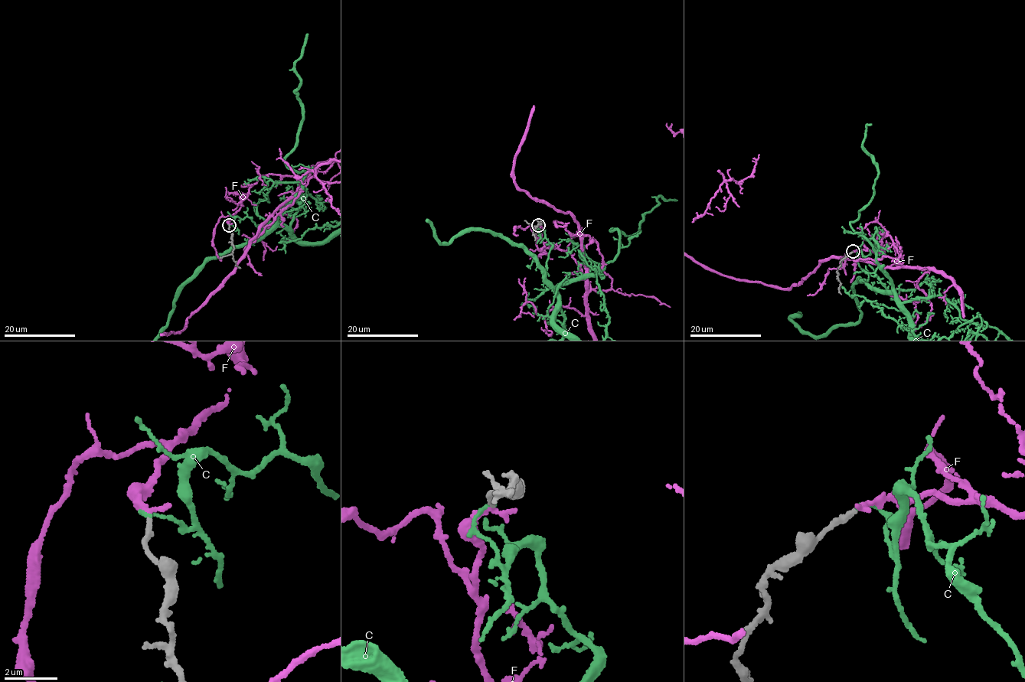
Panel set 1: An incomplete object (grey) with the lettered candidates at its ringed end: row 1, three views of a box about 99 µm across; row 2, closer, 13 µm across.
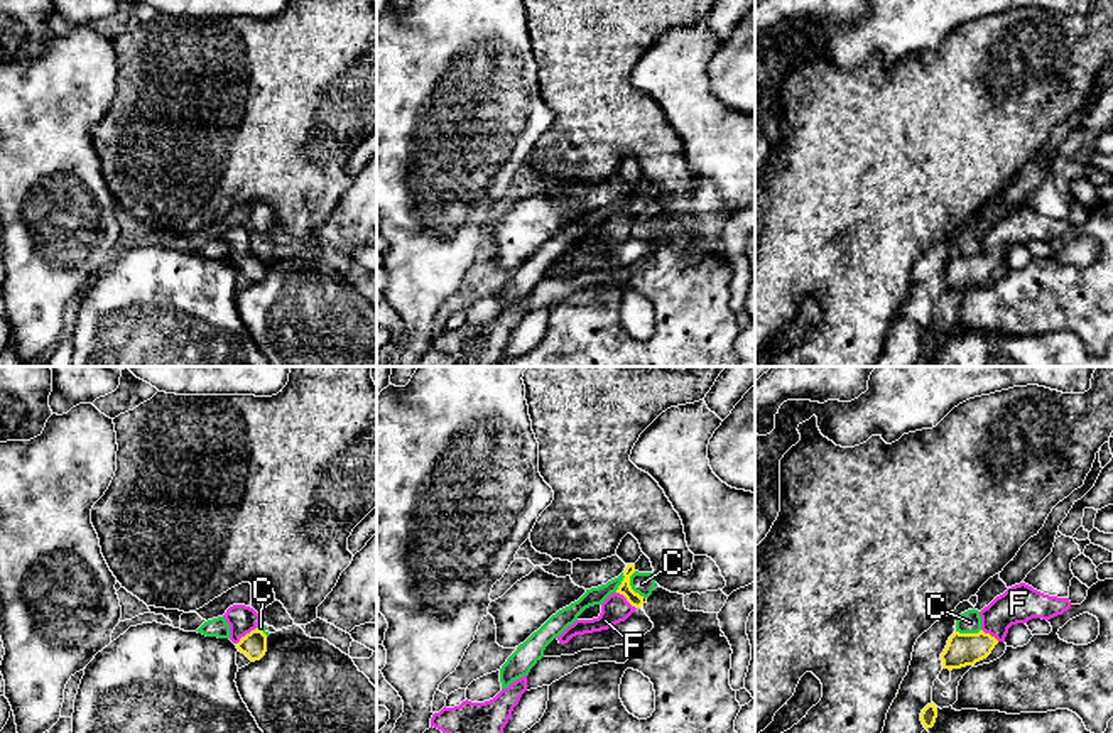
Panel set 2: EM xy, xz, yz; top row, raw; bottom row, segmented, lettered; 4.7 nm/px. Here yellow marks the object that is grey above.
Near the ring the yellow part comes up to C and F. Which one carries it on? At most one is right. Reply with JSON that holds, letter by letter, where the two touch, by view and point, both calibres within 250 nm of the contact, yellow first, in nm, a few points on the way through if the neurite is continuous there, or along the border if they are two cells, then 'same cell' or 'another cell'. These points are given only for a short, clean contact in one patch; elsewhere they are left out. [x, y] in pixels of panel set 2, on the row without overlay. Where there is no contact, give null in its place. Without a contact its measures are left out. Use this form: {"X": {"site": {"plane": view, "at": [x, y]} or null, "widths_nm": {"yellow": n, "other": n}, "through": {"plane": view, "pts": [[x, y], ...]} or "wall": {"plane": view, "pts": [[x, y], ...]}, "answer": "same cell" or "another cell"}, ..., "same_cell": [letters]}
{"C": {"site": {"plane": "xz", "at": [630, 208]}, "widths_nm": {"yellow": 70, "other": 110}, "wall": {"plane": "xz", "pts": [[634, 193], [630, 208], [644, 218]]}, "answer": "another cell"}, "F": {"site": {"plane": "xy", "at": [247, 255]}, "widths_nm": {"yellow": 120, "other": 140}, "through": {"plane": "xy", "pts": [[254, 267], [247, 255], [242, 242]]}, "answer": "same cell"}, "same_cell": ["F"]}

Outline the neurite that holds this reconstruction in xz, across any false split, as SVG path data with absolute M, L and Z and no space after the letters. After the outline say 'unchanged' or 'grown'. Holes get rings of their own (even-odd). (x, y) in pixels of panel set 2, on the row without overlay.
M627 186L623 203L615 214L601 225L601 235L593 242L576 242L559 258L559 265L567 265L576 257L608 252L610 248L625 243L637 230L643 226L643 218L630 208L630 198L635 194L633 186Z | grown

